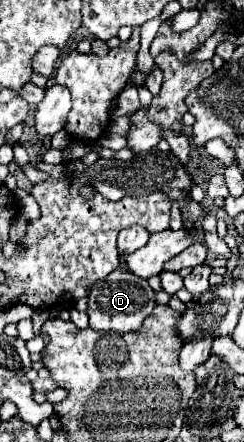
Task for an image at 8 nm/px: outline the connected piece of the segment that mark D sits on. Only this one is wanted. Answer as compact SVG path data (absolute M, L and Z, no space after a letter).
M119 267L91 287L91 293L87 297L89 327L95 331L117 331L117 333L137 331L145 315L149 315L149 311L153 311L153 307L157 305L153 295L155 291L149 287L145 279L137 279L135 275L129 275L129 271L121 271Z

